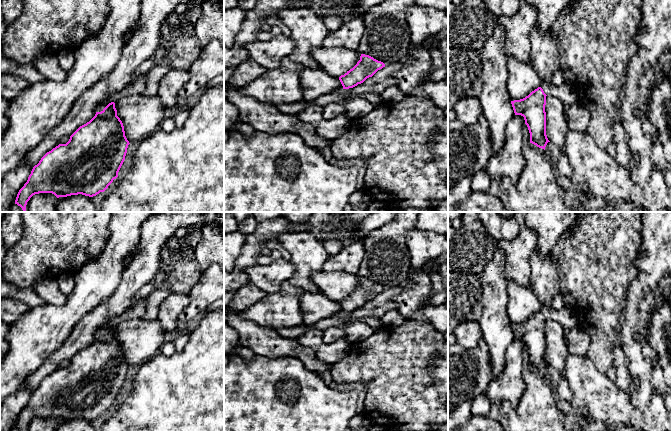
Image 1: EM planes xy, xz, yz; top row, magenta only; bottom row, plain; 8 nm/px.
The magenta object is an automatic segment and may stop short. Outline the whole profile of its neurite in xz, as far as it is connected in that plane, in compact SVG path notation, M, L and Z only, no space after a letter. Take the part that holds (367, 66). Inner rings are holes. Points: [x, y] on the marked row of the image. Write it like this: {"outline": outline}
{"outline": "M361 54L357 64L339 77L343 89L349 89L363 83L367 78L372 77L378 70L385 67L381 61L365 54Z"}

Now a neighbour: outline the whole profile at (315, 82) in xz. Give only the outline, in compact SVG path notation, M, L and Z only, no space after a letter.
M305 67L303 70L301 86L303 88L303 100L307 102L311 102L321 95L343 89L339 78L328 74L323 69L311 67Z

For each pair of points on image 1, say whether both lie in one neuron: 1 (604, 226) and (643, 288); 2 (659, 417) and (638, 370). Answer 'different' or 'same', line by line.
1: different
2: different

